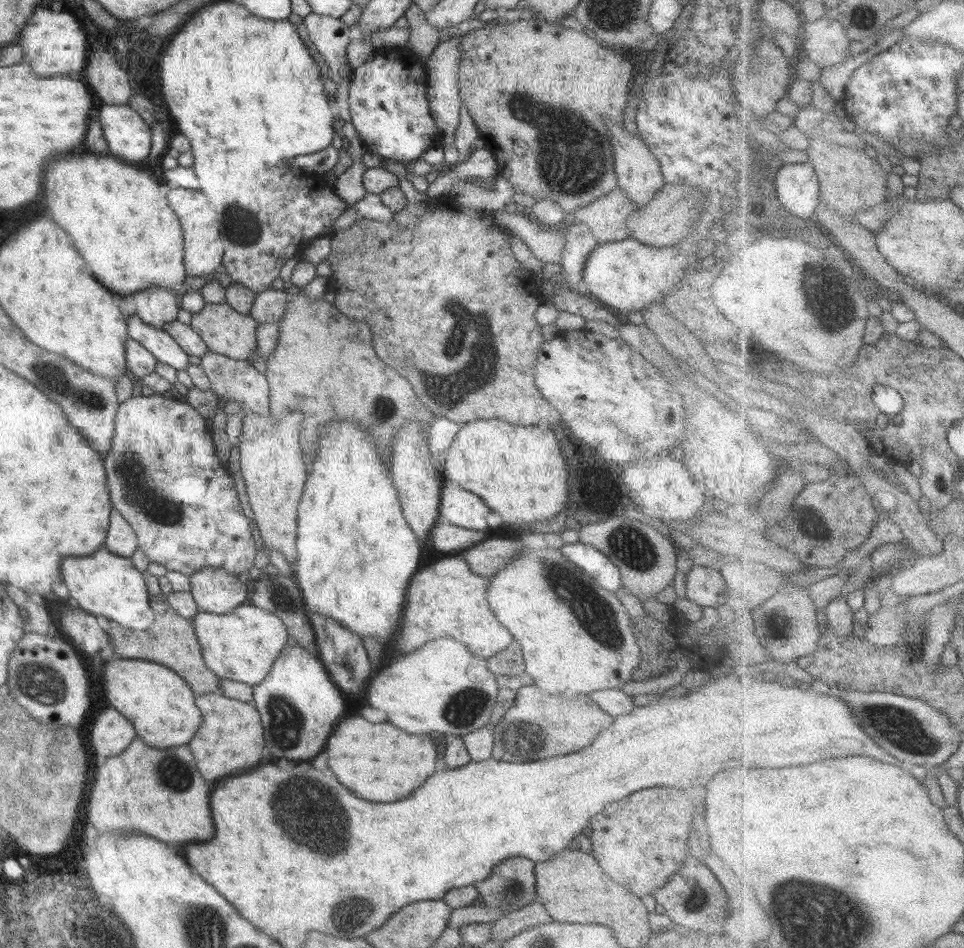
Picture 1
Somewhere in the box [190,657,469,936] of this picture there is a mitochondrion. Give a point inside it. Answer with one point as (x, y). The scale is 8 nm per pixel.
(299, 801)

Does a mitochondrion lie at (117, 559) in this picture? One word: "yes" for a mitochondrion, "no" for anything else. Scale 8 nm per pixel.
no

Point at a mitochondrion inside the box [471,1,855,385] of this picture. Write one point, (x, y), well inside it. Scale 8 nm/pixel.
(568, 161)

